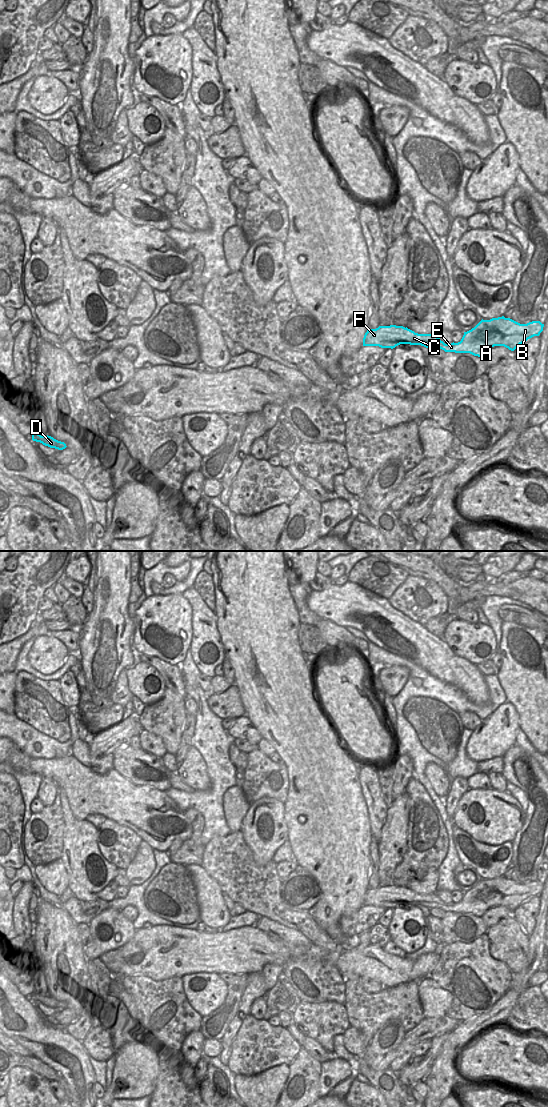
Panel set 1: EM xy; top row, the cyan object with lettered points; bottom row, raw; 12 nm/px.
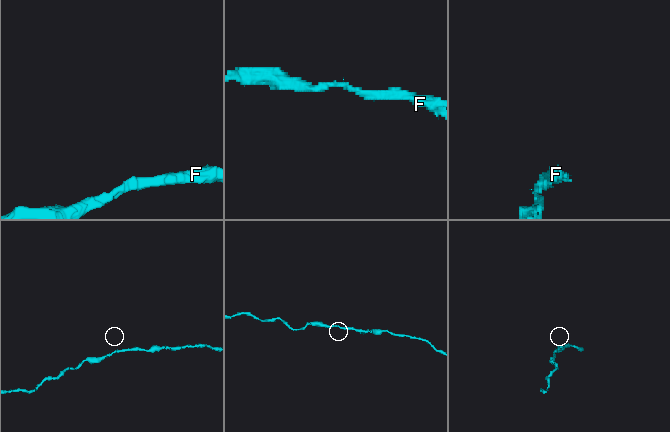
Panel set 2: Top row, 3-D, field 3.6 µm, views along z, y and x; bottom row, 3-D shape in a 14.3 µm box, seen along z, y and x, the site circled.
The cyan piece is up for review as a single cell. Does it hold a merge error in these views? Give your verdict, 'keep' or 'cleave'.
keep

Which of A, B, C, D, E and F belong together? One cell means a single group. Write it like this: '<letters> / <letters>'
A B C D E F

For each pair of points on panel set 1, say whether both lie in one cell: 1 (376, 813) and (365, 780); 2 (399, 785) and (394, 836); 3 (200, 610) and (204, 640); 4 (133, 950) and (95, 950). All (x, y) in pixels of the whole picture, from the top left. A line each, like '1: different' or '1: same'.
1: same
2: different
3: same
4: different

